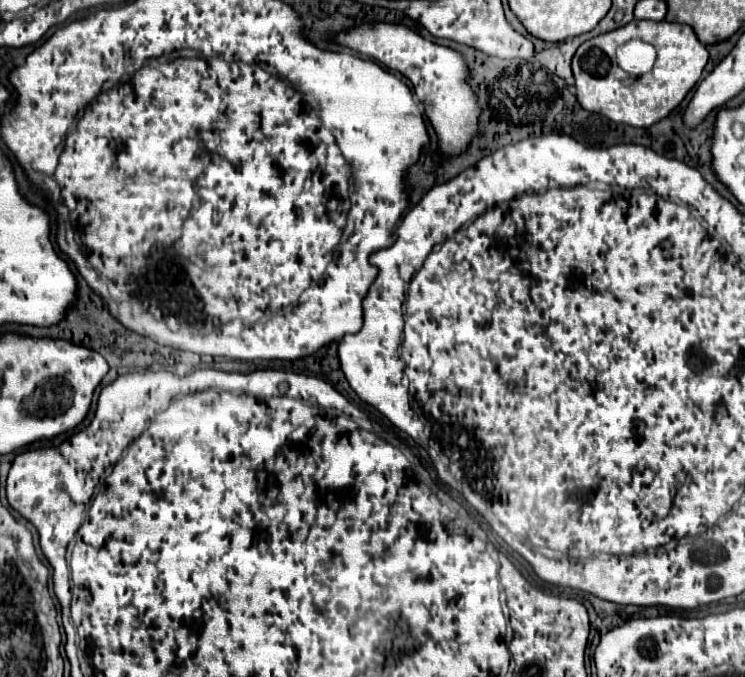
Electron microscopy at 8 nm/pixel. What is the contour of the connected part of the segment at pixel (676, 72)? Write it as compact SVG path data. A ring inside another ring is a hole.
M637 21L619 27L615 31L597 35L585 41L573 57L573 75L577 87L577 101L591 113L605 115L615 123L625 123L631 127L651 127L663 117L667 117L685 95L701 79L703 67L707 65L709 53L705 45L697 39L695 31L689 25L667 23L667 21ZM643 39L655 43L657 63L651 73L641 75L631 85L625 85L625 77L615 63L615 49L623 41Z

